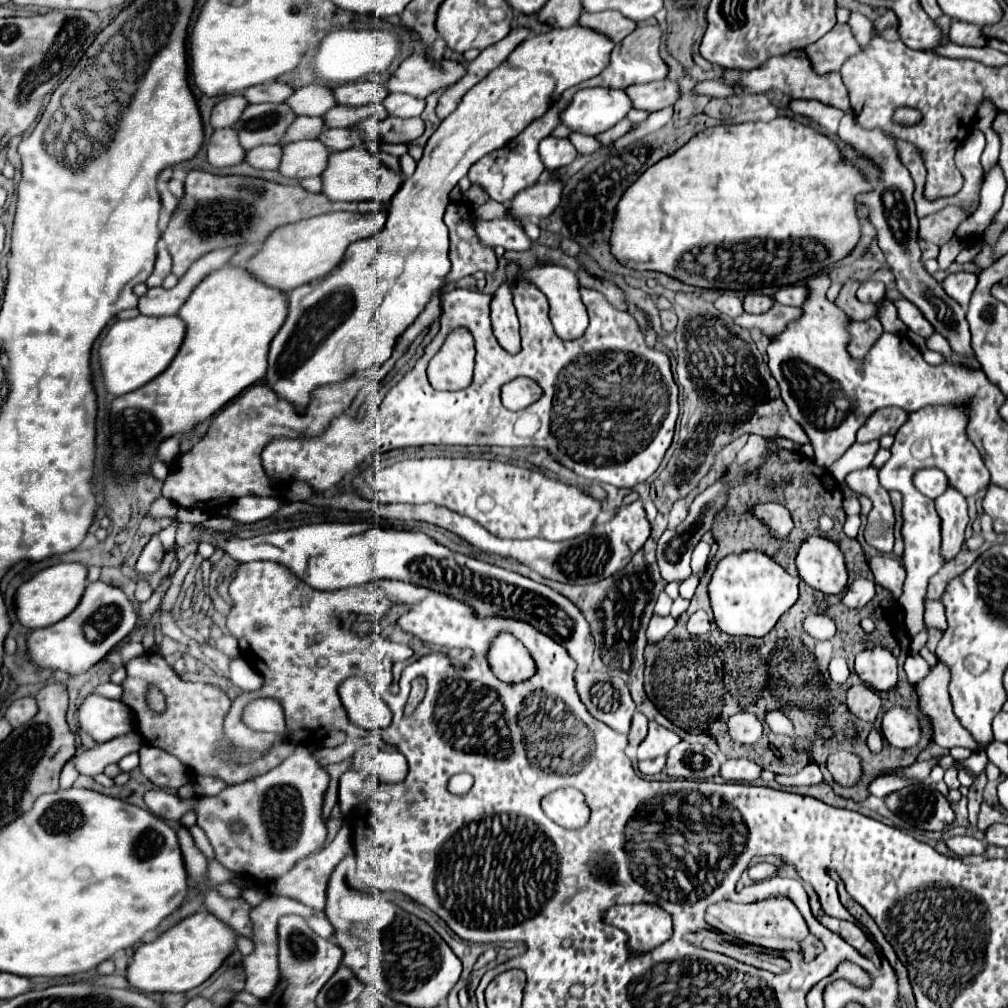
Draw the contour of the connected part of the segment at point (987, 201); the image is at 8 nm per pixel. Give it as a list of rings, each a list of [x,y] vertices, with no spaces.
[[[994,167],[982,185],[980,191],[982,203],[978,205],[978,211],[956,229],[956,235],[966,235],[966,237],[978,235],[978,231],[982,231],[982,227],[986,227],[986,223],[990,223],[990,219],[1000,211],[1004,191],[1006,191],[1006,181],[1002,177],[1002,171],[1000,167]]]

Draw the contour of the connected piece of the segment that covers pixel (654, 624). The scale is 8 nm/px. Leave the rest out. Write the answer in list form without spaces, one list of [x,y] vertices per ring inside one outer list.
[[[654,615],[654,617],[650,619],[648,631],[646,631],[648,643],[658,643],[660,639],[664,639],[674,625],[676,625],[674,617],[658,617],[658,615]]]

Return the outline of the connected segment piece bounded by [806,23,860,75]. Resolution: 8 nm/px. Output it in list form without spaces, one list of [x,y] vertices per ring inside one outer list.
[[[836,23],[832,31],[828,31],[818,43],[806,47],[806,53],[812,61],[816,73],[840,71],[842,63],[860,51],[858,41],[854,39],[848,23]]]

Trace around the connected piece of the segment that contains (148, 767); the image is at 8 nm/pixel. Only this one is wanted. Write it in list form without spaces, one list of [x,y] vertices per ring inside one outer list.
[[[142,745],[138,753],[140,753],[140,771],[156,787],[180,789],[182,785],[188,783],[188,769],[174,755],[152,745]]]

